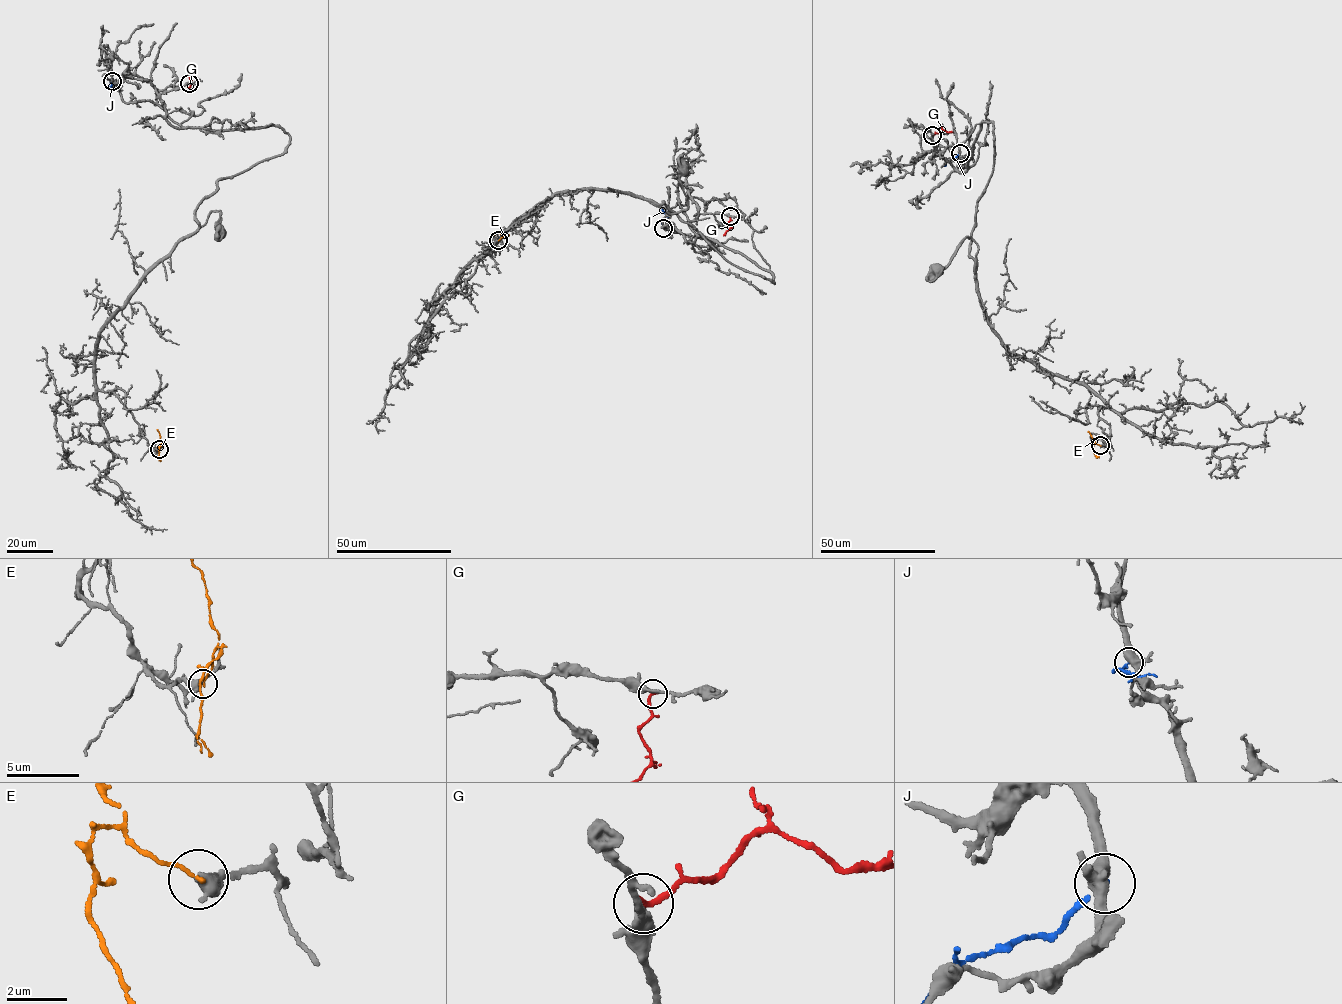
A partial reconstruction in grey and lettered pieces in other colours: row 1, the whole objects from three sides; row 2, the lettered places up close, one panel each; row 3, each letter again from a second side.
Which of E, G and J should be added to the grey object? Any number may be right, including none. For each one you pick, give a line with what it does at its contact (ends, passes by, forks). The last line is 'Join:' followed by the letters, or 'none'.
E: it ends there
Join: E

